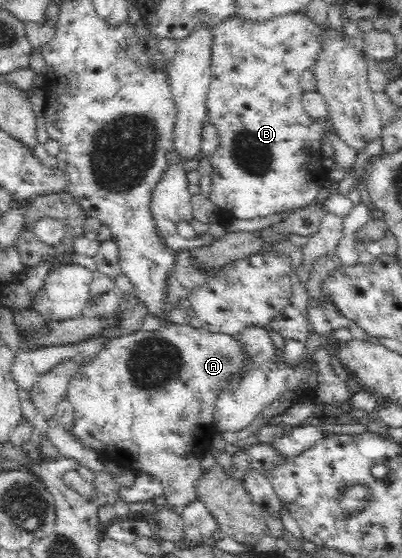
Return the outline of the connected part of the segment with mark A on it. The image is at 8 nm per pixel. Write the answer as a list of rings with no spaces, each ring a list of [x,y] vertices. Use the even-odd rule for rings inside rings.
[[[167,324],[159,331],[142,329],[106,340],[68,382],[66,396],[74,407],[70,437],[82,447],[96,451],[103,461],[113,459],[136,473],[152,475],[162,484],[166,505],[181,511],[197,500],[195,479],[202,472],[200,455],[209,450],[210,439],[216,435],[214,403],[220,391],[254,369],[240,340],[238,334],[208,332],[189,324]]]

